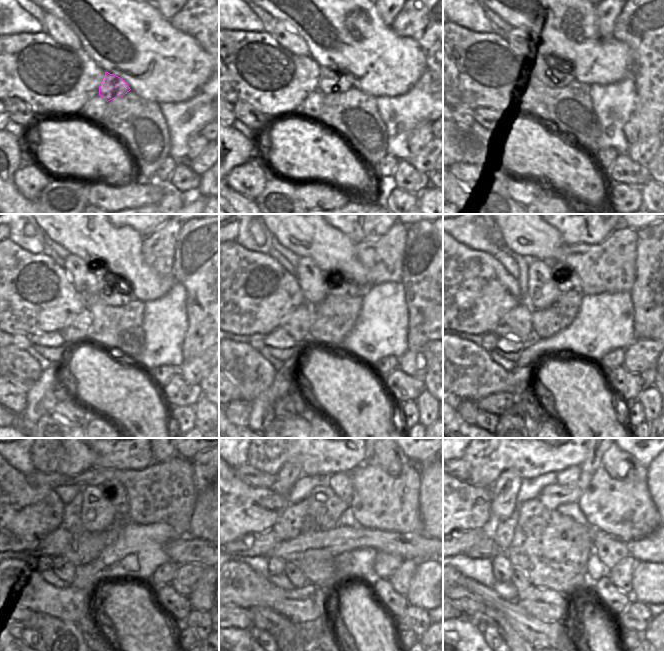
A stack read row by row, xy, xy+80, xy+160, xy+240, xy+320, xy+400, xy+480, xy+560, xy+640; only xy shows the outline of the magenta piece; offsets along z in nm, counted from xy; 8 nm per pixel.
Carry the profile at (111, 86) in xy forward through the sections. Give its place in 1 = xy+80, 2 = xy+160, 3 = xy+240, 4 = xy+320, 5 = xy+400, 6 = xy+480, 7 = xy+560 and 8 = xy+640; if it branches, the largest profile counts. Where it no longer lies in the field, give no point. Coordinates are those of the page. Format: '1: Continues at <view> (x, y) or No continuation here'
1: Continues at xy+80 (330, 81)
2: Continues at xy+160 (553, 74)
3: Continues at xy+240 (119, 294)
4: Continues at xy+320 (347, 288)
5: Continues at xy+400 (573, 285)
6: Continues at xy+480 (114, 492)
7: Continues at xy+560 (340, 483)
8: Continues at xy+640 (570, 475)

